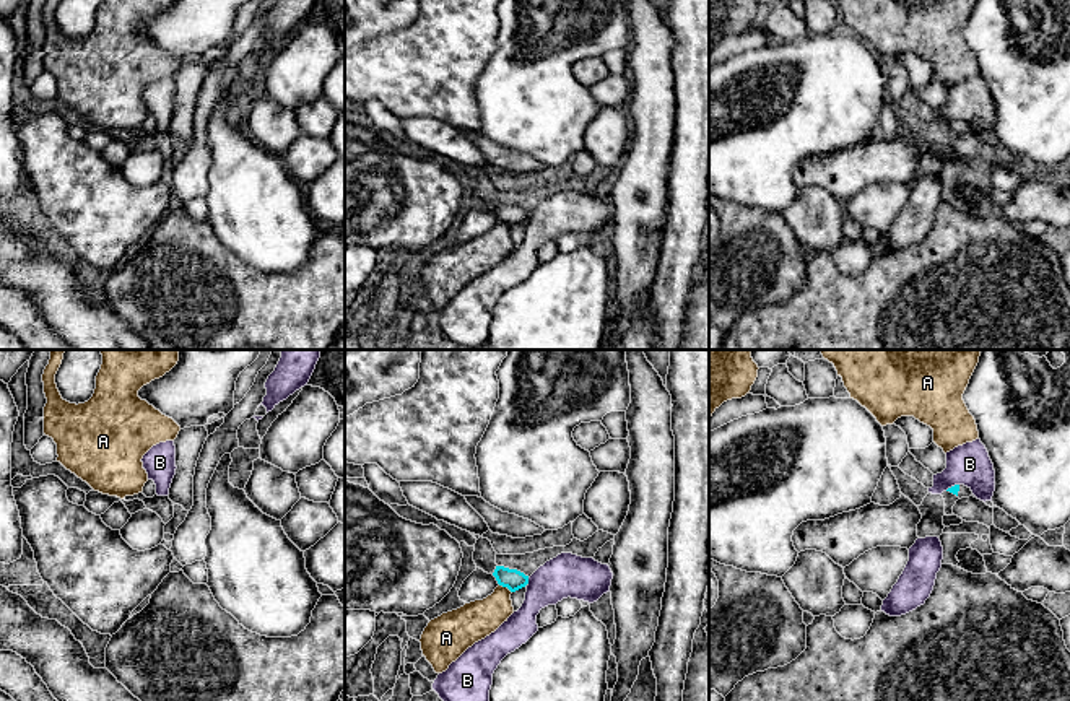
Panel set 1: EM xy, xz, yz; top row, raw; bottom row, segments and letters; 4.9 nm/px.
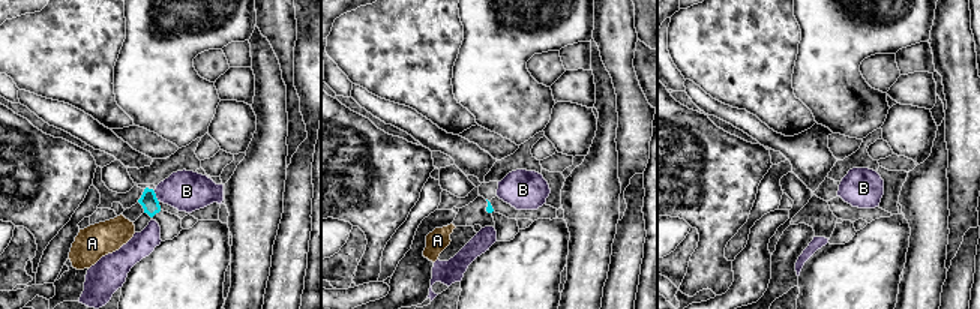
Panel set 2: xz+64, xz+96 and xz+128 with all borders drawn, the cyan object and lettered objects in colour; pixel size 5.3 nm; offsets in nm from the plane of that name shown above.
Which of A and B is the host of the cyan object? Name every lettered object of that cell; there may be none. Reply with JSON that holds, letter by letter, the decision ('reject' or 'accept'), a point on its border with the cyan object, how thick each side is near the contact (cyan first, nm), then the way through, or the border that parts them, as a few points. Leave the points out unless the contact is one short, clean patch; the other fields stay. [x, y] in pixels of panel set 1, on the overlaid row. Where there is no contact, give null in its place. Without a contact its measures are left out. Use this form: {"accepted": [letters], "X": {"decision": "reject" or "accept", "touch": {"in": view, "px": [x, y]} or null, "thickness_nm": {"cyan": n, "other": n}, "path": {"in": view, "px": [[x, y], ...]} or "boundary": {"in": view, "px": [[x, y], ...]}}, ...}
{"accepted": [], "A": {"decision": "reject", "touch": {"in": "xz", "px": [506, 586]}, "thickness_nm": {"cyan": 100, "other": 190}}, "B": {"decision": "reject", "touch": {"in": "xz", "px": [527, 581]}, "thickness_nm": {"cyan": 100, "other": 220}, "boundary": {"in": "xz", "px": [[527, 578], [529, 583]]}}}

